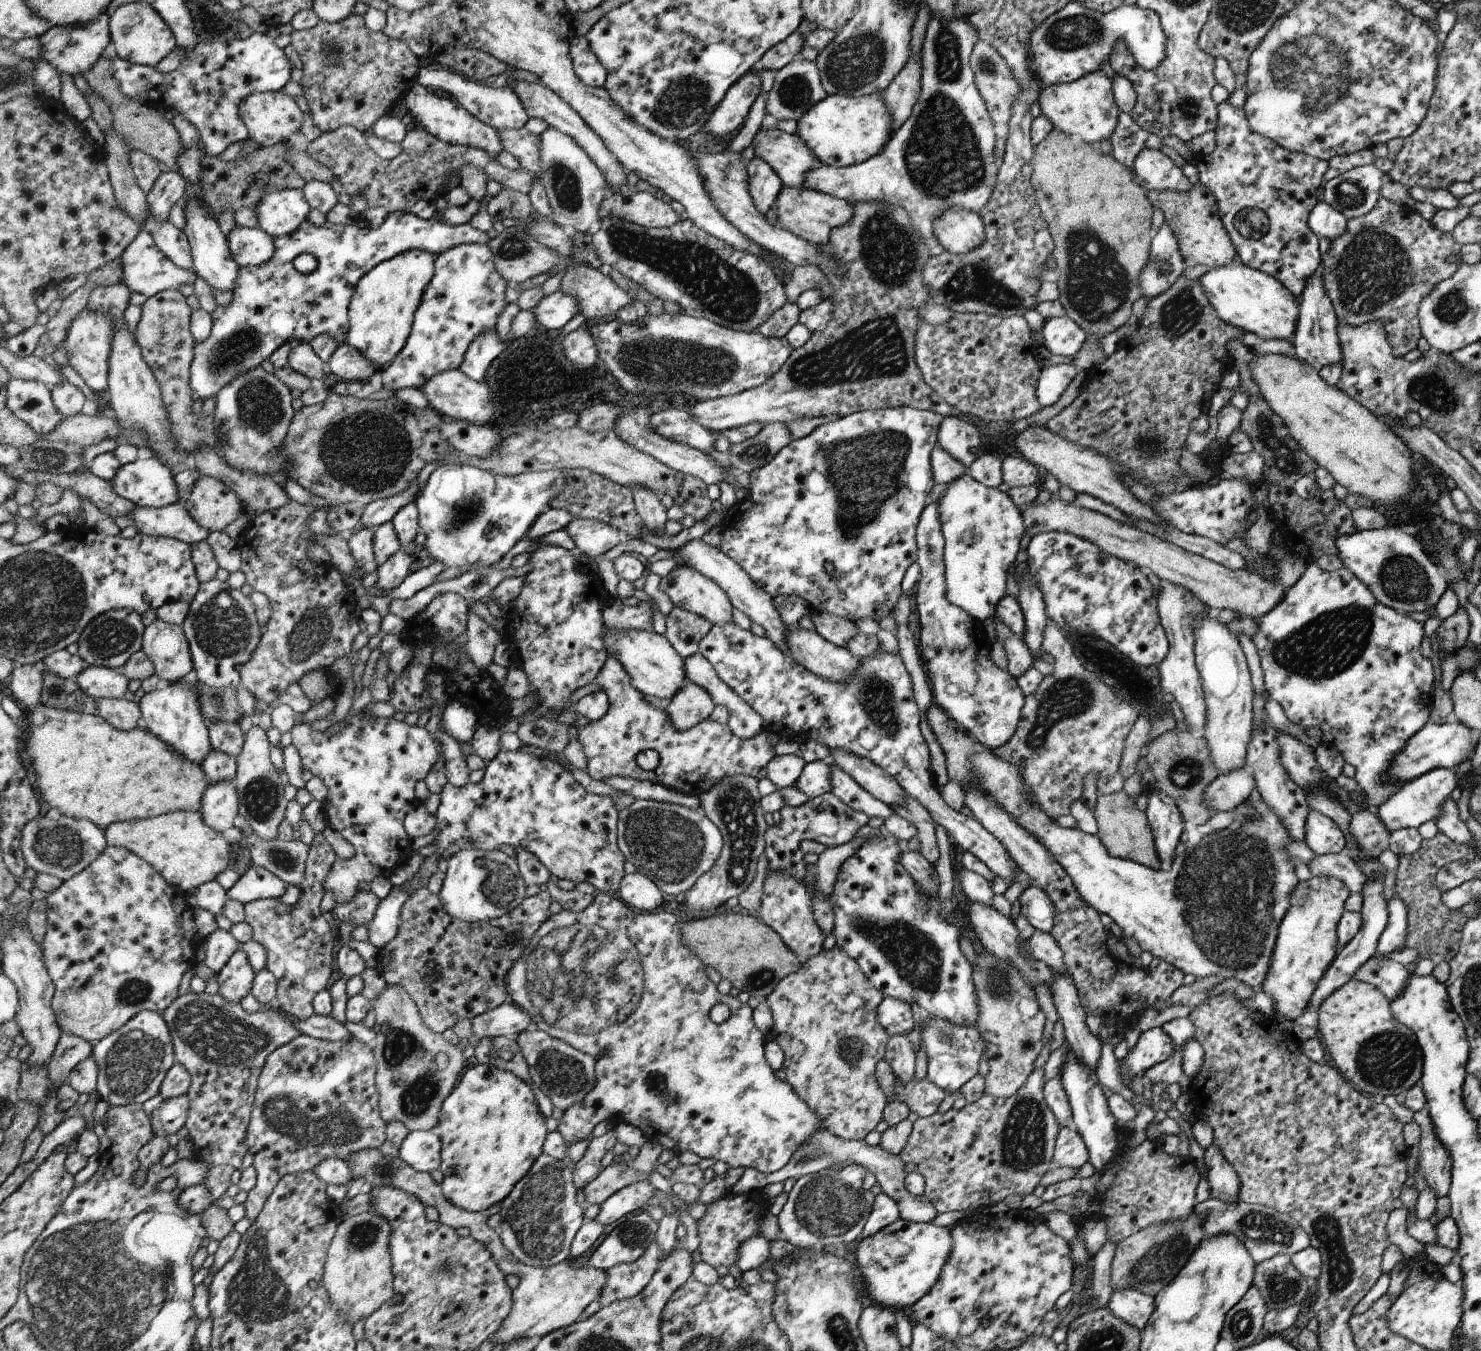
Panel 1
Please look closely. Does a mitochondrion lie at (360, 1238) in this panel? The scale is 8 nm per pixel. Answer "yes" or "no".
yes

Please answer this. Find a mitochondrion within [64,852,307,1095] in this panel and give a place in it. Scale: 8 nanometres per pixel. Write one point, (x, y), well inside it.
(221, 1039)

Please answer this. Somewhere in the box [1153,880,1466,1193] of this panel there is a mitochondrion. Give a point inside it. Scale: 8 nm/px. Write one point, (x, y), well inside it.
(1388, 1059)

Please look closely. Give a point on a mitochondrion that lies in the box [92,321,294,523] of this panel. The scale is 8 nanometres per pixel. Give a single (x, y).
(260, 409)

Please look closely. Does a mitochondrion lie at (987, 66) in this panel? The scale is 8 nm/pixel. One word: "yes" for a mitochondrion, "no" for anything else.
yes

